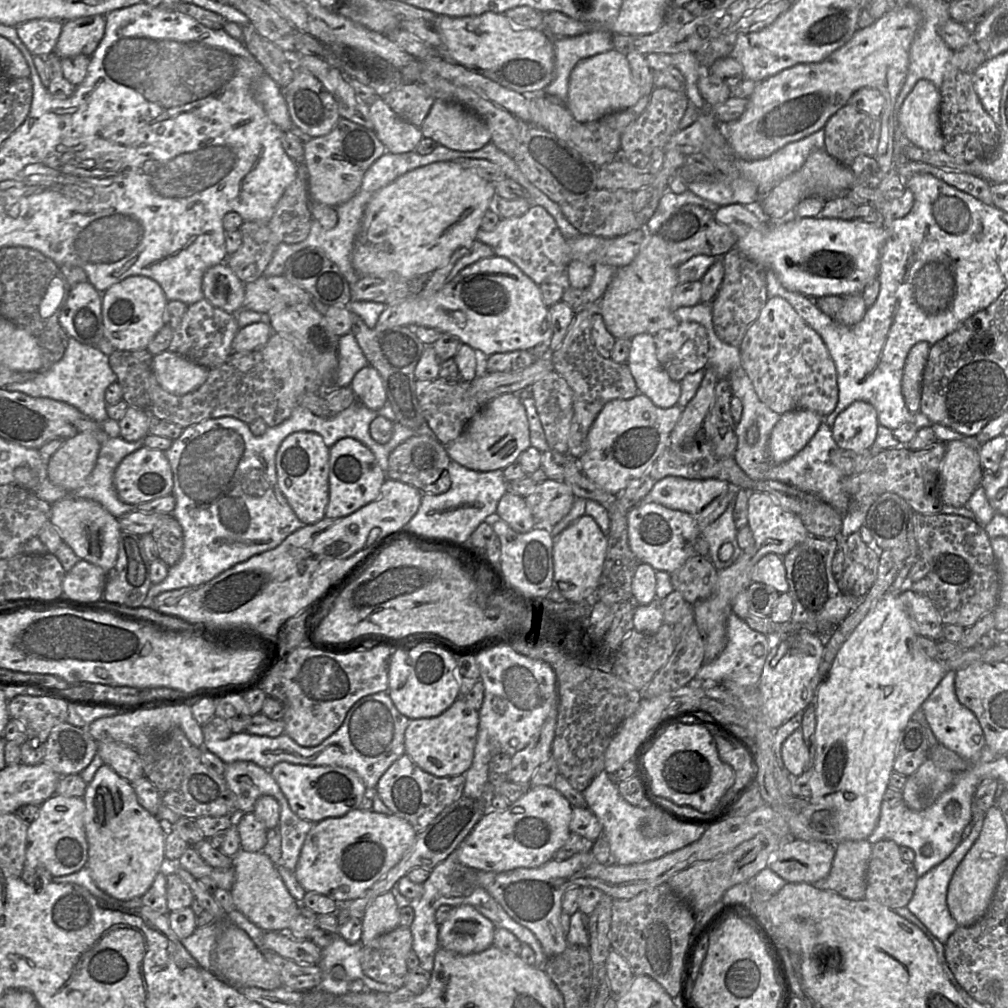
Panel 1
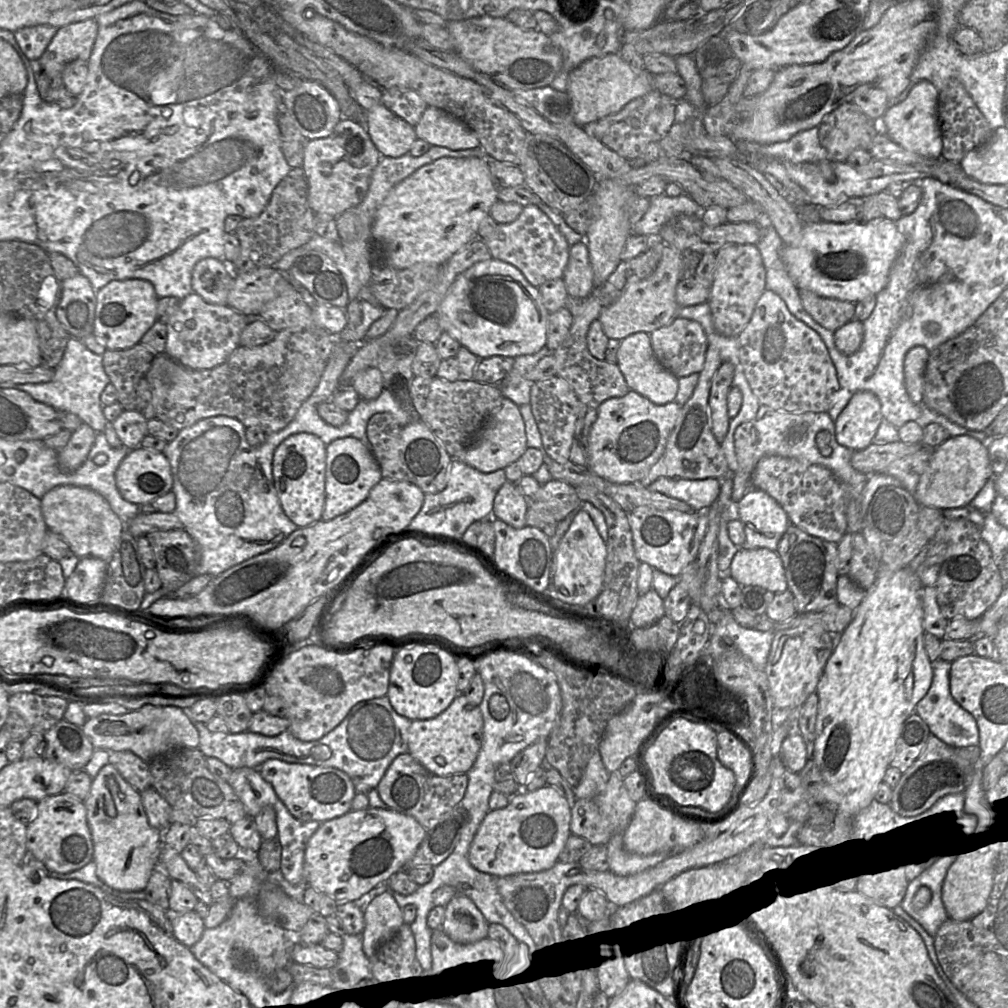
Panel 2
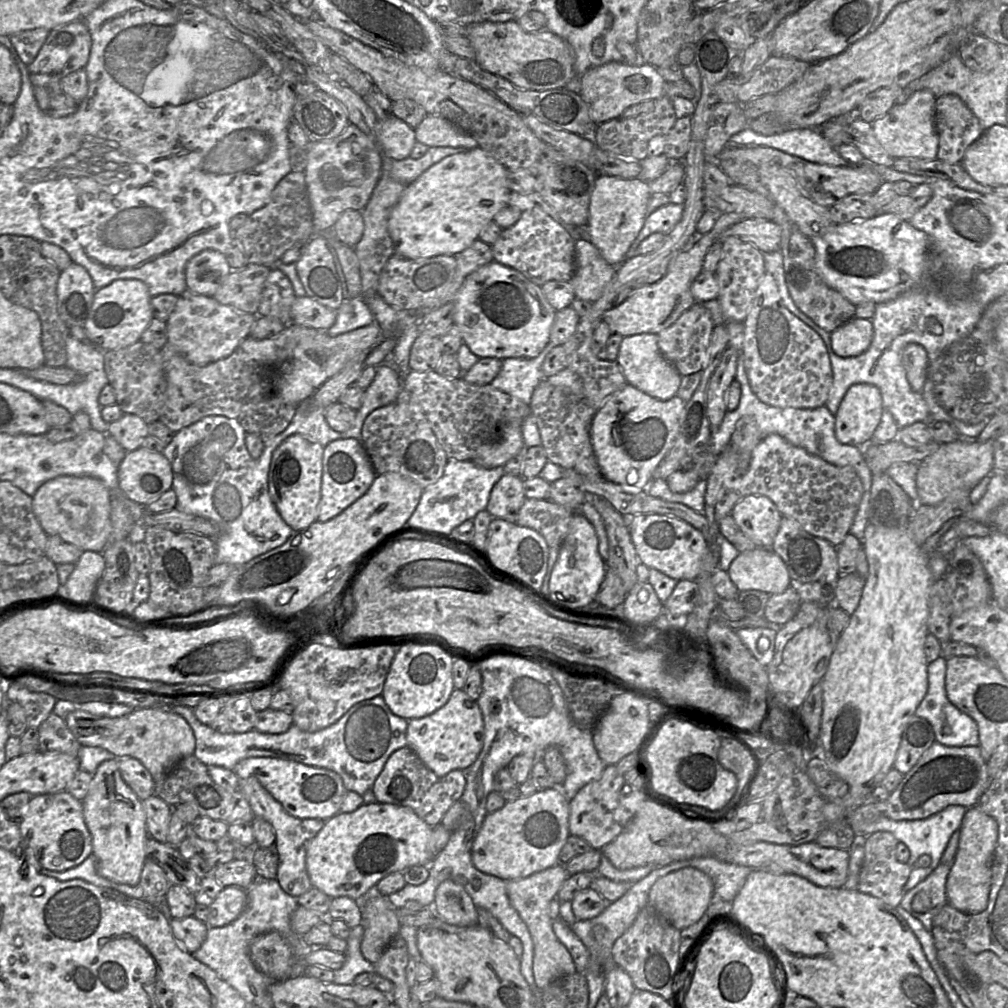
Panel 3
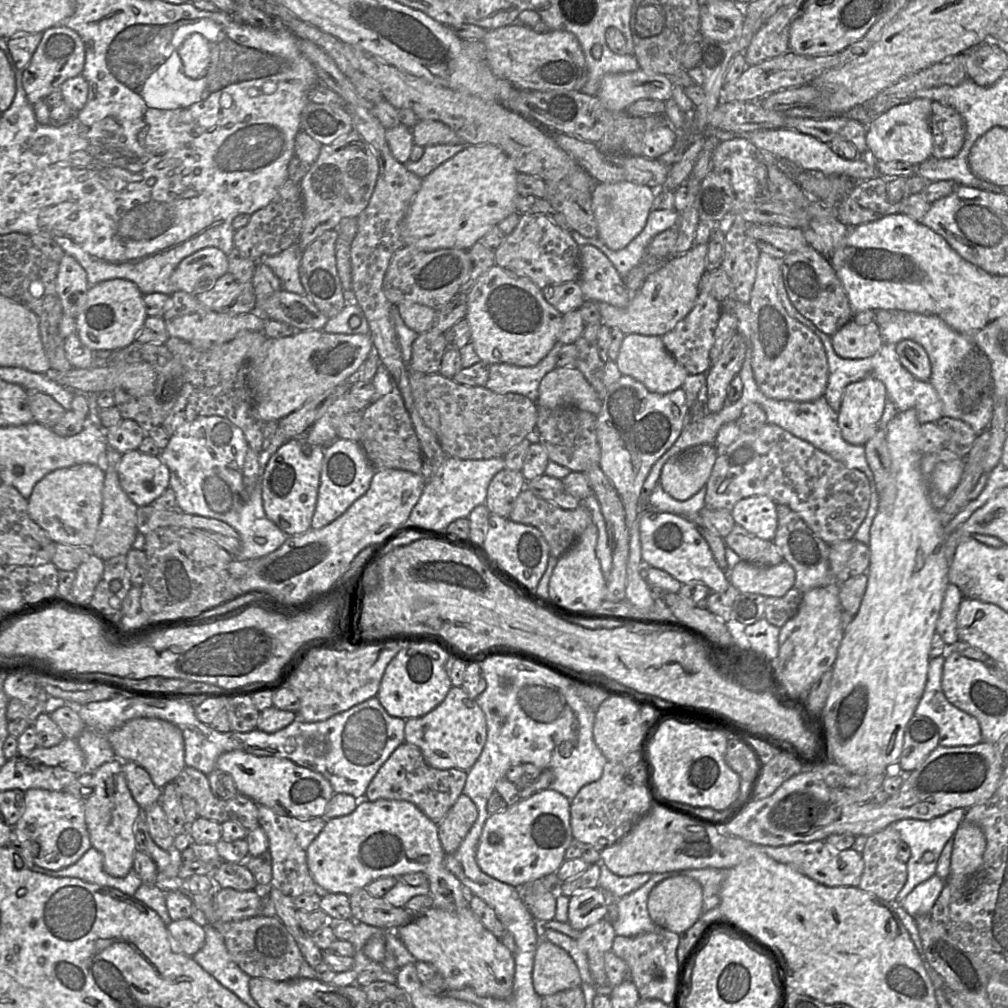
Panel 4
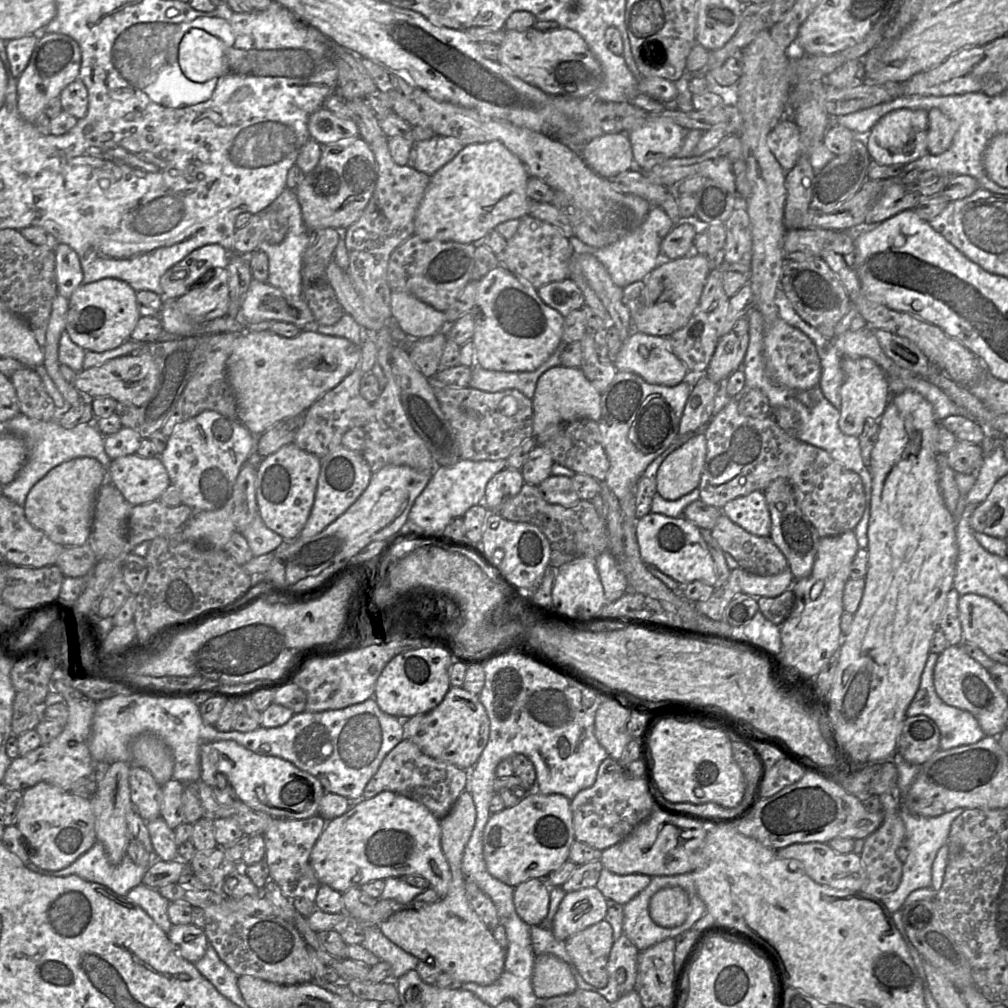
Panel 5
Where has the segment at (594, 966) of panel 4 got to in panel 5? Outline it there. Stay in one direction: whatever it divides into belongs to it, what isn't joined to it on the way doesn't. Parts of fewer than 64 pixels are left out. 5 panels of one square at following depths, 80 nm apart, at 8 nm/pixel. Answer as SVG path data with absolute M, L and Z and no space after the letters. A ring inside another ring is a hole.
M605 920L589 926L566 941L566 951L581 977L597 988L607 985L607 963L613 930Z

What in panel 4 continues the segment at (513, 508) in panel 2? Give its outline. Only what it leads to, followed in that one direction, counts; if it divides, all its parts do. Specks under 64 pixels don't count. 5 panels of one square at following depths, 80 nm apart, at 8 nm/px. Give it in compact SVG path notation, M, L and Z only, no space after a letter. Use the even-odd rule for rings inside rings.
M503 469L492 478L484 505L490 514L508 518L526 484L521 471Z

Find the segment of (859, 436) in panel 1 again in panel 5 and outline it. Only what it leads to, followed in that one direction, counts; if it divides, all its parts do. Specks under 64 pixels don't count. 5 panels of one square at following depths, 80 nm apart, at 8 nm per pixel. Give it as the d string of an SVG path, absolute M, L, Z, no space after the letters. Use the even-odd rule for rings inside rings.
M843 357L842 369L845 379L840 388L839 428L844 434L858 437L866 424L878 422L889 403L891 393L888 376L874 360L868 357Z

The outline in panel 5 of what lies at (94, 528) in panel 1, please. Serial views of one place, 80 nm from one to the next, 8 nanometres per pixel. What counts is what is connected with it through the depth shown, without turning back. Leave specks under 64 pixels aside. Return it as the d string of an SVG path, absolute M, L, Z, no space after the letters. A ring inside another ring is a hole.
M79 457L51 469L30 490L24 512L28 522L64 547L82 546L92 531L96 499L105 482L105 466L92 457Z

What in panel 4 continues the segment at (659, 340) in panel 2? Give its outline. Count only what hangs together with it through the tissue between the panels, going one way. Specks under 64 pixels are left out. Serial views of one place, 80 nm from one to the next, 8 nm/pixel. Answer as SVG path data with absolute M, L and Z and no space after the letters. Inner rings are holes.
M700 292L688 315L662 336L666 350L690 375L706 374L711 367L710 351L714 343L714 333L722 313L721 302L708 292Z

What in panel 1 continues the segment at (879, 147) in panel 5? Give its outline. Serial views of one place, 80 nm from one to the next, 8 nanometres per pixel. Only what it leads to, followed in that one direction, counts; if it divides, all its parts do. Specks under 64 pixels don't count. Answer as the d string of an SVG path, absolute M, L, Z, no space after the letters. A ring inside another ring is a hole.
M919 80L908 94L897 122L911 145L929 151L943 149L940 103L940 91L929 80Z

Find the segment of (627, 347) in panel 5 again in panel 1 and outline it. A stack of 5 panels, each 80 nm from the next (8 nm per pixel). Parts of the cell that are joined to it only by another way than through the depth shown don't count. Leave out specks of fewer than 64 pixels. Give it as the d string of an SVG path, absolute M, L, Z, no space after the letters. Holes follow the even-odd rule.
M641 333L630 339L626 364L639 393L647 396L655 406L670 408L677 405L680 383L673 380L658 361L653 335Z

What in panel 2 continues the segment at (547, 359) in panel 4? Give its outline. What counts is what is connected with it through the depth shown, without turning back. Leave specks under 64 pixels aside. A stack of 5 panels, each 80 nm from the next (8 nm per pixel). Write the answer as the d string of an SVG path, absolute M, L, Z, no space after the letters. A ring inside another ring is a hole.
M545 345L534 354L514 357L514 363L508 374L498 383L502 395L516 405L521 406L530 401L530 390L534 382L525 378L525 374L550 350Z

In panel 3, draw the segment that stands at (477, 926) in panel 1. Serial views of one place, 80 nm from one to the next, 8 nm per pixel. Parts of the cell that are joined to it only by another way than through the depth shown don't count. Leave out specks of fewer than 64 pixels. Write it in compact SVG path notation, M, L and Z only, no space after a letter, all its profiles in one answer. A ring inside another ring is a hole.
M445 880L437 887L433 910L450 925L470 927L478 924L477 907L463 886L452 880Z

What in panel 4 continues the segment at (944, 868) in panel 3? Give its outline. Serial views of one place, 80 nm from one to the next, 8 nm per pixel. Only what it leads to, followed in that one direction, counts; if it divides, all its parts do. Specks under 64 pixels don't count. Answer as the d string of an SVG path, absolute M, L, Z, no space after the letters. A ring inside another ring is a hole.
M936 874L928 880L918 884L900 903L910 916L928 914L937 901L943 887L944 880Z

